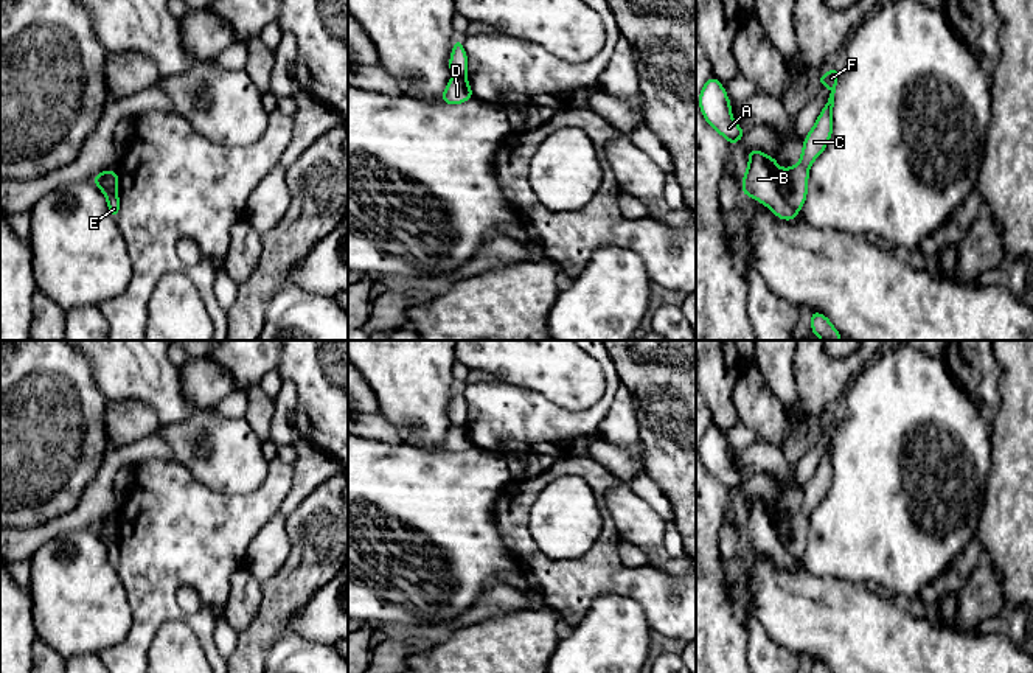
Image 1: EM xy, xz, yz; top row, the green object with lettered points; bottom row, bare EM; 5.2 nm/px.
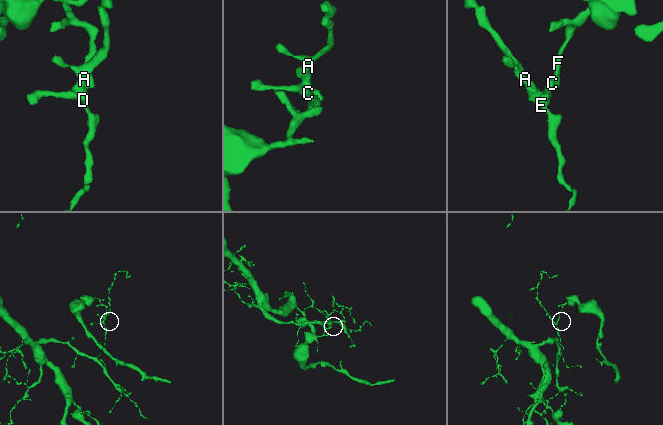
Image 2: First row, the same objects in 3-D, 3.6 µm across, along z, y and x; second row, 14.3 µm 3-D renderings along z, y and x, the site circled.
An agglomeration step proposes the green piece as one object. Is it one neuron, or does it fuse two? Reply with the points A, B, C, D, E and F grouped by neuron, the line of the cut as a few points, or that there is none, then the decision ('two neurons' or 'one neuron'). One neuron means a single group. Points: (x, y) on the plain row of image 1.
groups A B E / C D F; cut yz (779, 518), (779, 540), (797, 560); two neurons

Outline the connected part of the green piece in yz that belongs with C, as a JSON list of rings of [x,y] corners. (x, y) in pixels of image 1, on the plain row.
[[[836,413],[826,423],[820,423],[816,427],[831,438],[830,446],[822,457],[814,476],[808,480],[803,490],[802,507],[798,511],[792,516],[778,519],[780,541],[784,549],[797,560],[805,553],[808,542],[809,514],[825,499],[833,482],[833,455],[839,420],[840,417]]]

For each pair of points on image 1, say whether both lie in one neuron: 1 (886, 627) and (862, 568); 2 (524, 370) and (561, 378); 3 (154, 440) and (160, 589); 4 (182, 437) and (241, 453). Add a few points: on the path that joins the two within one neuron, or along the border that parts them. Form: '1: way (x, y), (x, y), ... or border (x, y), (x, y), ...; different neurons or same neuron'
1: border (830, 575), (866, 585); different neurons
2: way (533, 370), (552, 370); same neuron
3: border (171, 460), (142, 459), (135, 465); different neurons
4: way (196, 449), (213, 448), (219, 453), (227, 453); same neuron

